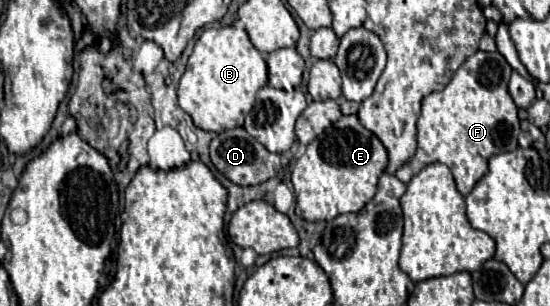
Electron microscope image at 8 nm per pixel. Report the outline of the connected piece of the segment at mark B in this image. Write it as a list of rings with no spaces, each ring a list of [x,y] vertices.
[[[218,27],[206,29],[188,59],[178,87],[178,105],[192,117],[194,125],[204,131],[226,131],[242,127],[244,117],[256,101],[256,93],[268,81],[264,55],[250,43],[244,29]]]

